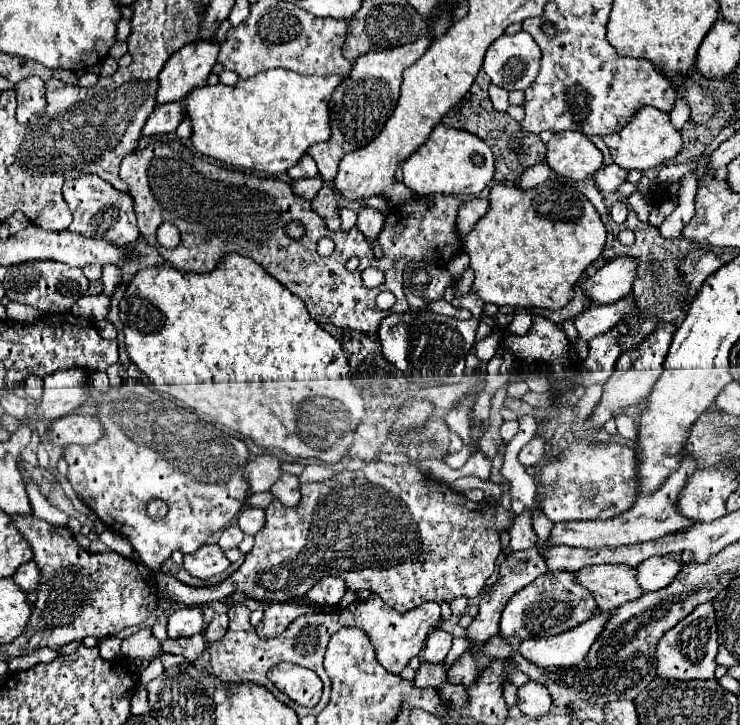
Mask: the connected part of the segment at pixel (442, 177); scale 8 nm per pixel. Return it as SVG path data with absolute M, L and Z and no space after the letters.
M438 124L428 142L410 154L402 162L404 184L418 196L428 194L454 194L454 196L476 196L480 194L494 176L494 154L488 144L464 130Z

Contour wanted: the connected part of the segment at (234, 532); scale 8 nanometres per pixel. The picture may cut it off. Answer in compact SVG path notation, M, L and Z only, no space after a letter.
M230 524L230 526L222 532L222 536L218 538L218 546L220 546L222 550L230 550L230 548L236 548L236 546L242 542L242 538L244 538L242 530L240 530L236 524Z

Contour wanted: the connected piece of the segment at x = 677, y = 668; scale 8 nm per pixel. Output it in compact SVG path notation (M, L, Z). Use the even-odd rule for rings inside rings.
M704 602L696 606L678 626L670 628L656 646L656 664L658 676L666 680L708 680L714 678L716 670L716 652L718 652L718 628L716 628L716 612L712 602Z

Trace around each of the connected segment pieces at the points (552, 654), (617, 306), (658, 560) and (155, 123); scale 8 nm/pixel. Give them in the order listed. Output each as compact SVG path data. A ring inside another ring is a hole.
M596 612L588 622L572 628L566 634L558 634L552 638L530 638L522 640L518 652L532 664L540 668L560 668L574 666L584 660L590 646L602 632L610 614Z
M628 296L622 302L614 302L610 306L594 306L592 304L588 310L584 310L582 314L576 316L574 324L576 324L578 334L586 336L586 342L588 342L590 338L594 338L594 334L604 334L606 330L616 326L634 308L636 308L636 300L632 296Z
M656 556L642 562L638 568L638 584L644 592L660 590L672 582L672 578L682 570L682 564L670 556Z
M170 102L156 106L154 112L150 114L142 134L144 136L154 136L154 134L168 134L176 132L178 124L186 118L186 106L182 102Z

